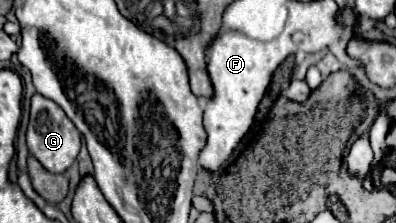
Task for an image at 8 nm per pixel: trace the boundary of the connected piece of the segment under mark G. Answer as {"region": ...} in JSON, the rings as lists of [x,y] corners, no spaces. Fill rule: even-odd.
{"region":[[[38,92],[32,96],[30,124],[28,124],[26,140],[28,140],[30,154],[36,156],[48,172],[66,172],[70,168],[70,164],[76,160],[80,146],[82,146],[82,136],[80,136],[78,128],[74,126],[74,122],[66,116],[66,112],[56,102],[52,102],[50,98],[44,98]]]}

